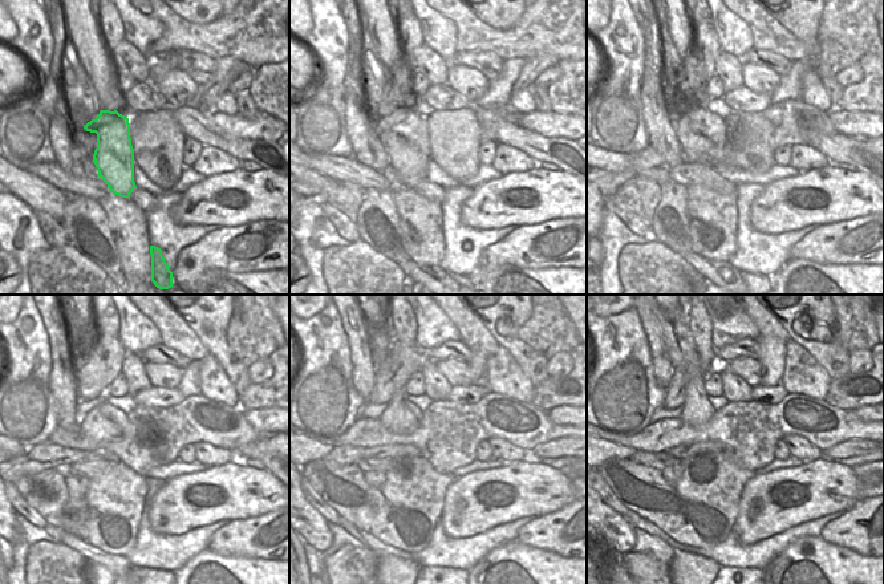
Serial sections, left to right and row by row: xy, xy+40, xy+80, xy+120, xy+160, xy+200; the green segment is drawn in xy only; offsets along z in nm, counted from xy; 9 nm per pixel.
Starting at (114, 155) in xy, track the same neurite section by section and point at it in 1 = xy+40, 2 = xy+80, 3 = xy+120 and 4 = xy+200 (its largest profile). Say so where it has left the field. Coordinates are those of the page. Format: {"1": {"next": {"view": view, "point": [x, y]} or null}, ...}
{"1": {"next": {"view": "xy+40", "point": [404, 133]}}, "2": {"next": {"view": "xy+80", "point": [698, 132]}}, "3": {"next": {"view": "xy+120", "point": [104, 424]}}, "4": {"next": {"view": "xy+200", "point": [677, 337]}}}

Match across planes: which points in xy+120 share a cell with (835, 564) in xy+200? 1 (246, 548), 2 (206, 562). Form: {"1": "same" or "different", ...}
{"1": "different", "2": "same"}

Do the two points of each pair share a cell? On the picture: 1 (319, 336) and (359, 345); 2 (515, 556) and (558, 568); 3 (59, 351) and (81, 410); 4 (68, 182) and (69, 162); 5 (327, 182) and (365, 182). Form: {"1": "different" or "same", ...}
{"1": "different", "2": "same", "3": "different", "4": "different", "5": "different"}

